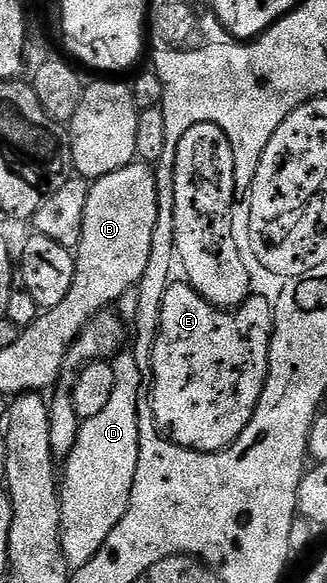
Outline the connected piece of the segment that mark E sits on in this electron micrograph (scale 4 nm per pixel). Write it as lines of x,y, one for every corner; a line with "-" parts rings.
170,284
163,295
158,338
151,358
154,420
159,432
175,444
194,448
196,452
220,452
236,441
253,417
268,376
272,341
268,324
270,312
262,300
252,300
246,308
239,305
233,310
219,309
201,297
190,284

